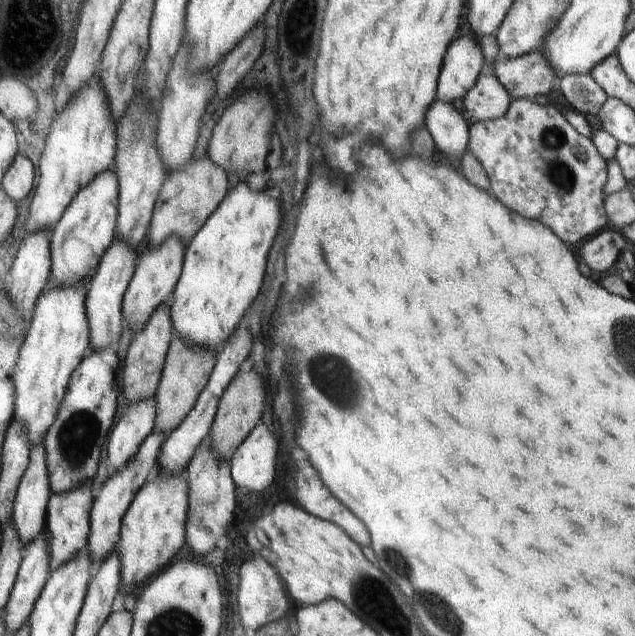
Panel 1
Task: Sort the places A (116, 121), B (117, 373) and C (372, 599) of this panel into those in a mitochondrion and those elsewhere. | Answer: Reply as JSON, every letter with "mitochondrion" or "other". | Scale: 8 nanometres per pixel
{"A":"other","B":"other","C":"mitochondrion"}

